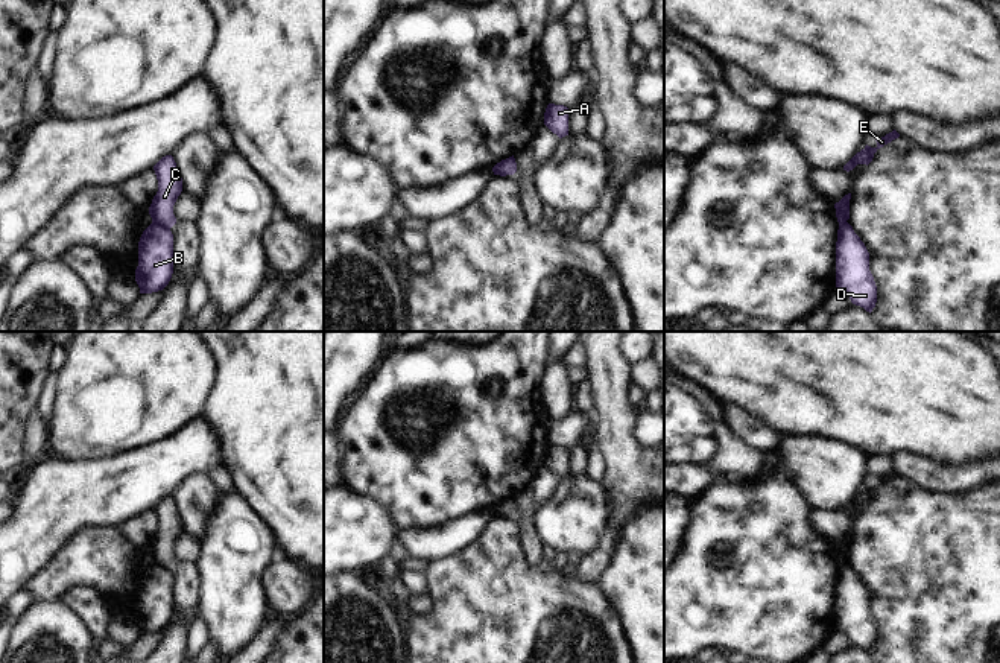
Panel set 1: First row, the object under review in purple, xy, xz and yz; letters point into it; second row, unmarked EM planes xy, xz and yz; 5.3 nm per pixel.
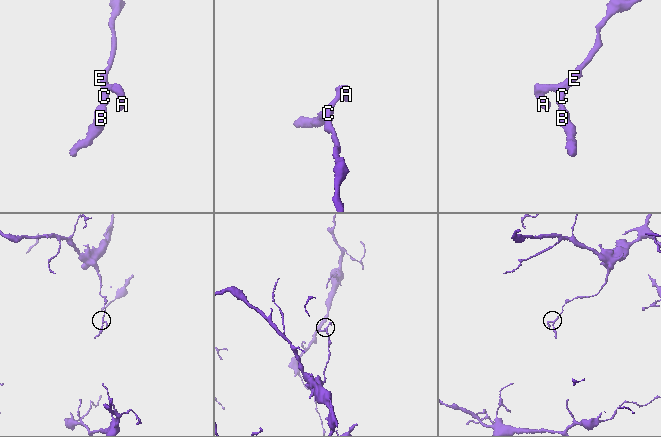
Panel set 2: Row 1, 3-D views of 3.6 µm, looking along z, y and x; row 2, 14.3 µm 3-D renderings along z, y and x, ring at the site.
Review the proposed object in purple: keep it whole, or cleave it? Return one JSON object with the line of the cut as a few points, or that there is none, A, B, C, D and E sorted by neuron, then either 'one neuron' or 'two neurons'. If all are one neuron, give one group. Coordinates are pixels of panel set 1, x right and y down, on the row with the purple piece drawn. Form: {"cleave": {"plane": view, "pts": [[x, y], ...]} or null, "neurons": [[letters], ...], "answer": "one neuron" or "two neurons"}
{"cleave": {"plane": "xy", "pts": [[152, 221], [169, 228]]}, "neurons": [["A", "C", "E"], ["B", "D"]], "answer": "two neurons"}

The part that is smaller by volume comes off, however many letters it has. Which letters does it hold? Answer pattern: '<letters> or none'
B, D

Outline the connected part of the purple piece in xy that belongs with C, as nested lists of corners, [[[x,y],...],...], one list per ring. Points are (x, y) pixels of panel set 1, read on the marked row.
[[[172,155],[163,157],[153,170],[158,179],[158,192],[152,199],[149,214],[153,224],[172,228],[176,224],[173,205],[182,192],[182,178]]]

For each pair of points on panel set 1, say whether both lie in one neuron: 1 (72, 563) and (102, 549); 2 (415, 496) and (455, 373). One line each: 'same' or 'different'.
1: same
2: same

